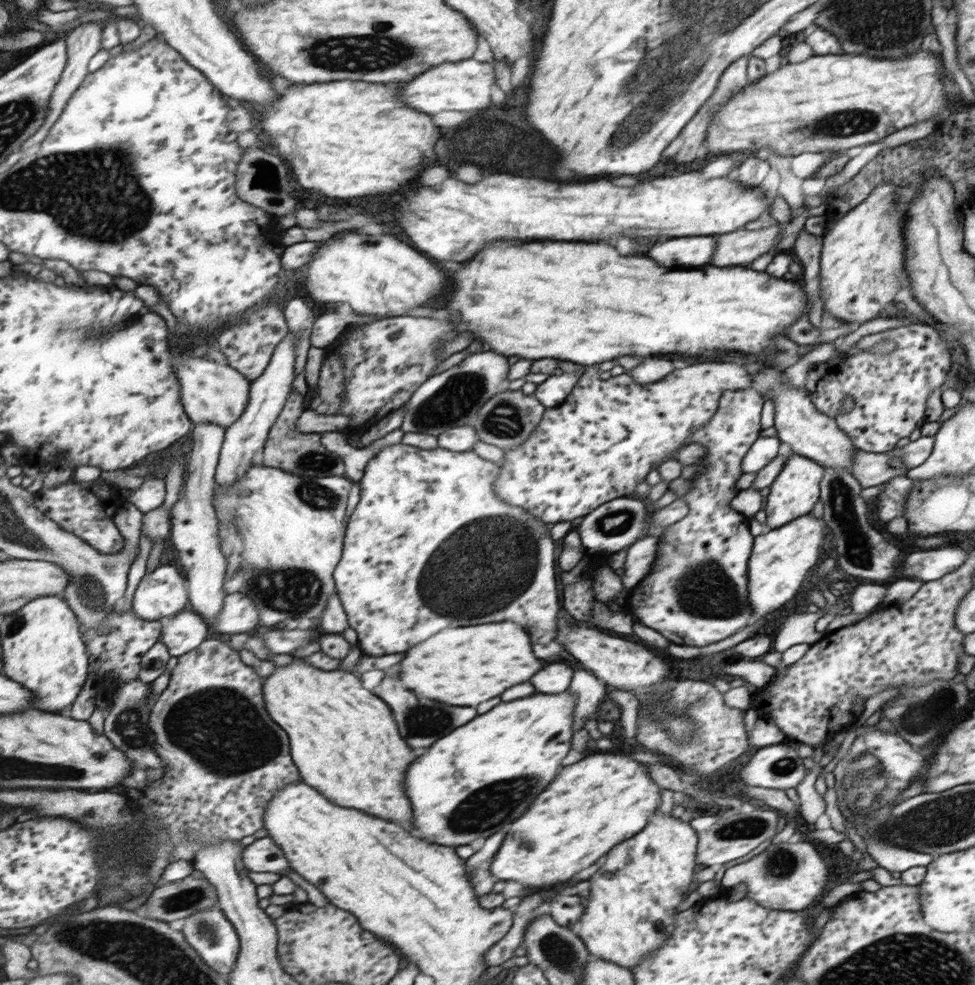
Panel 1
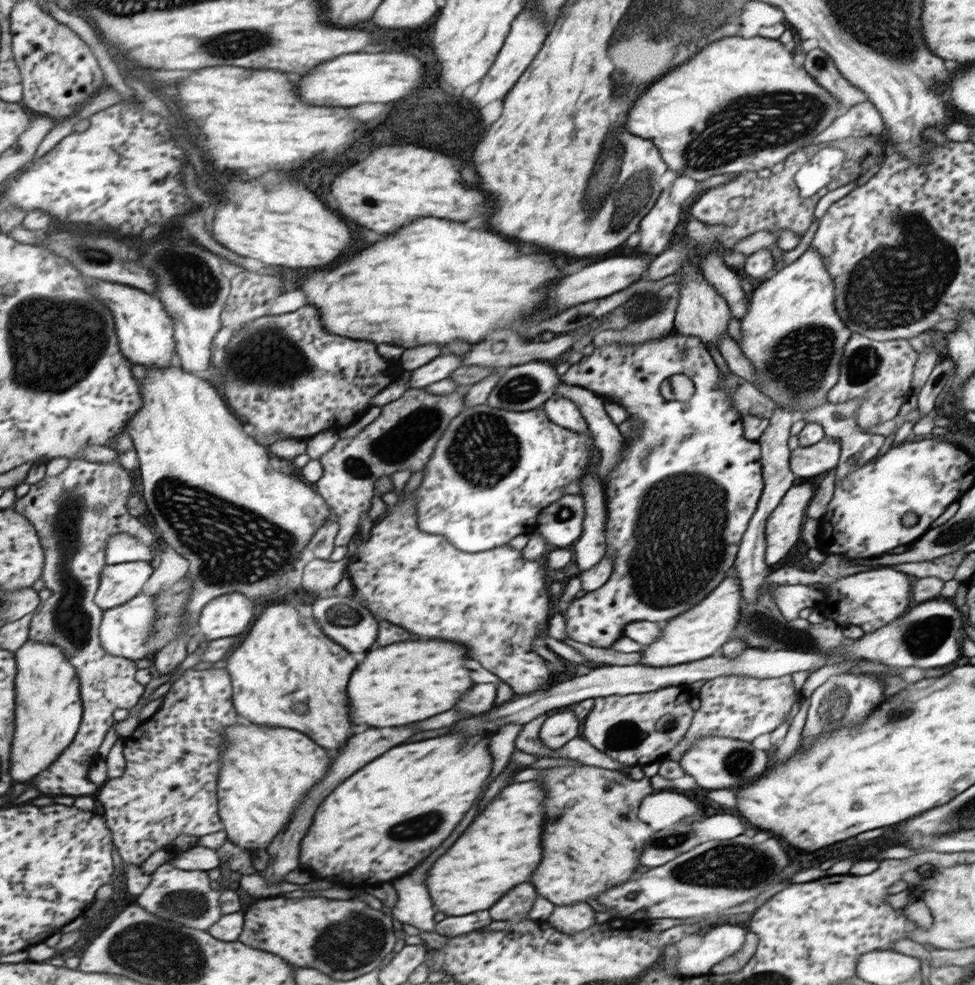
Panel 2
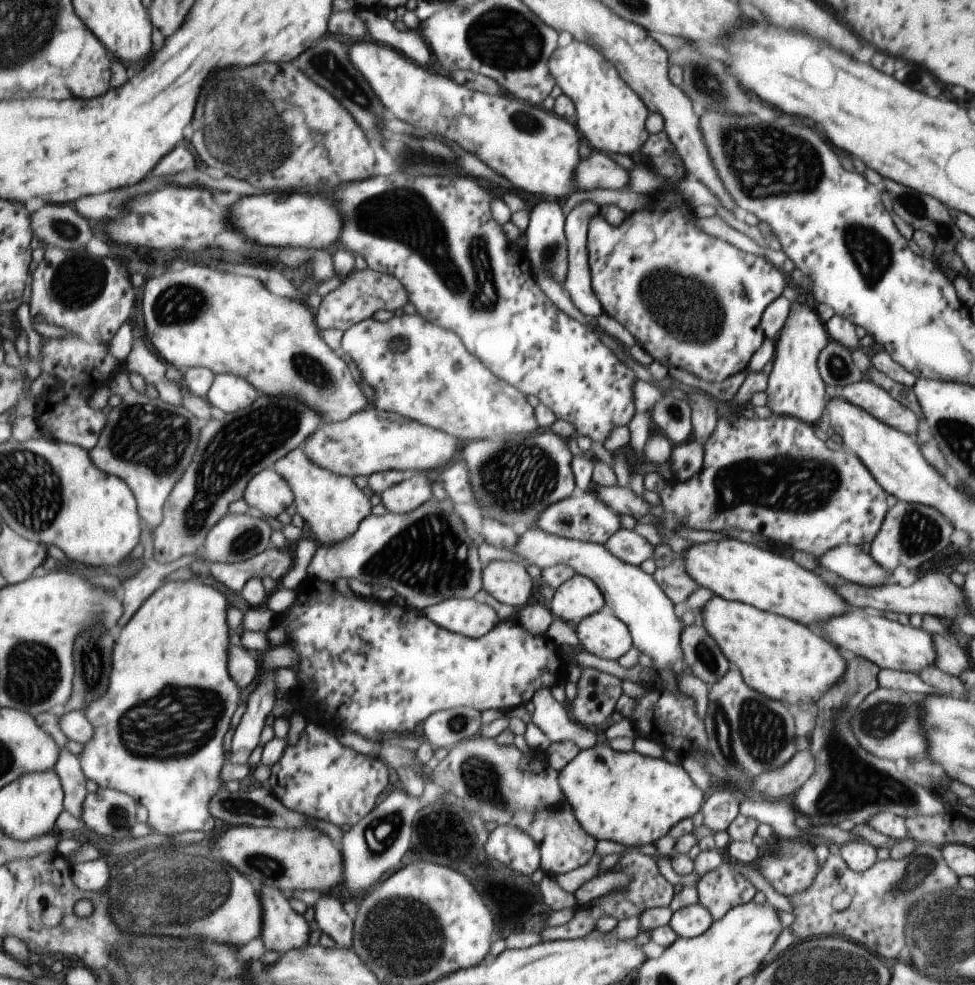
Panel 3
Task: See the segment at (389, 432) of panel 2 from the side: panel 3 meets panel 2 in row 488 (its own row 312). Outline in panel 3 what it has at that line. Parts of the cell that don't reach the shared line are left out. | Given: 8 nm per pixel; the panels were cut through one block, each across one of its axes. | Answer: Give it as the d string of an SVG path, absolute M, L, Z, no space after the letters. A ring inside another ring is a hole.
M363 268L363 270L351 270L349 276L345 277L335 290L323 297L321 306L317 308L315 314L319 329L336 329L344 333L361 320L371 319L374 312L379 310L395 312L401 310L407 302L407 290L395 277Z

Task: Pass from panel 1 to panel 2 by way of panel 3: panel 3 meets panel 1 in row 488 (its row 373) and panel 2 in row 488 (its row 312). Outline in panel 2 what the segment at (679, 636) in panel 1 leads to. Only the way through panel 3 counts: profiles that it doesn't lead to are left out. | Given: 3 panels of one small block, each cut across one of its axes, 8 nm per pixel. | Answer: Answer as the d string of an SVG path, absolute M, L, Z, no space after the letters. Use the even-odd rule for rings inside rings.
M672 331L671 334L661 338L653 338L639 344L604 344L594 348L587 357L581 357L573 366L569 366L569 370L559 375L559 378L561 378L560 382L590 390L595 395L607 399L607 402L617 403L619 406L625 407L629 419L636 418L642 426L636 436L624 439L617 465L611 467L608 481L602 486L606 508L606 547L604 556L613 556L611 574L597 590L573 599L562 615L566 624L567 638L597 648L608 648L613 641L617 641L623 636L625 625L629 625L630 622L645 620L649 620L649 622L665 622L665 620L691 609L699 601L704 600L706 596L715 590L715 586L723 581L725 572L731 568L733 560L736 560L735 552L738 552L737 546L740 546L741 534L743 534L751 514L756 510L757 498L760 498L760 494L763 492L764 480L761 480L763 464L759 464L759 443L749 438L743 438L743 422L739 420L739 414L732 405L731 395L723 388L719 388L719 372L717 372L715 364L711 362L711 356L707 354L705 344L696 336L685 336ZM673 374L685 374L693 383L694 391L688 400L674 401L668 380L669 376L673 376Z

